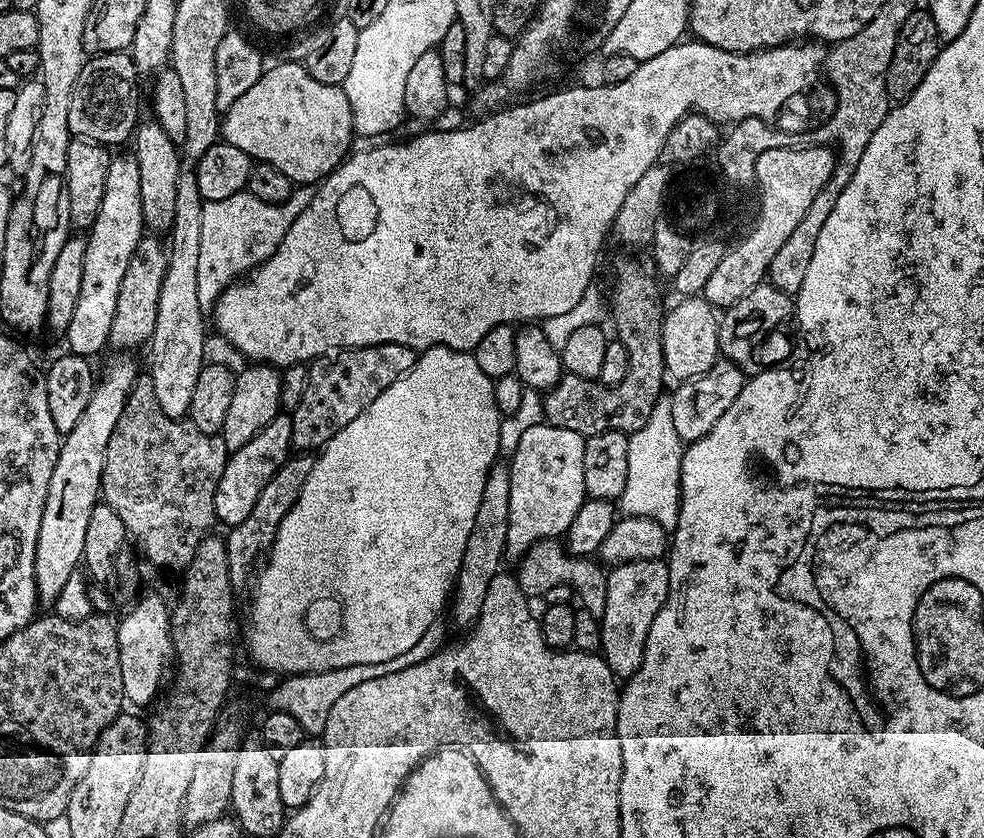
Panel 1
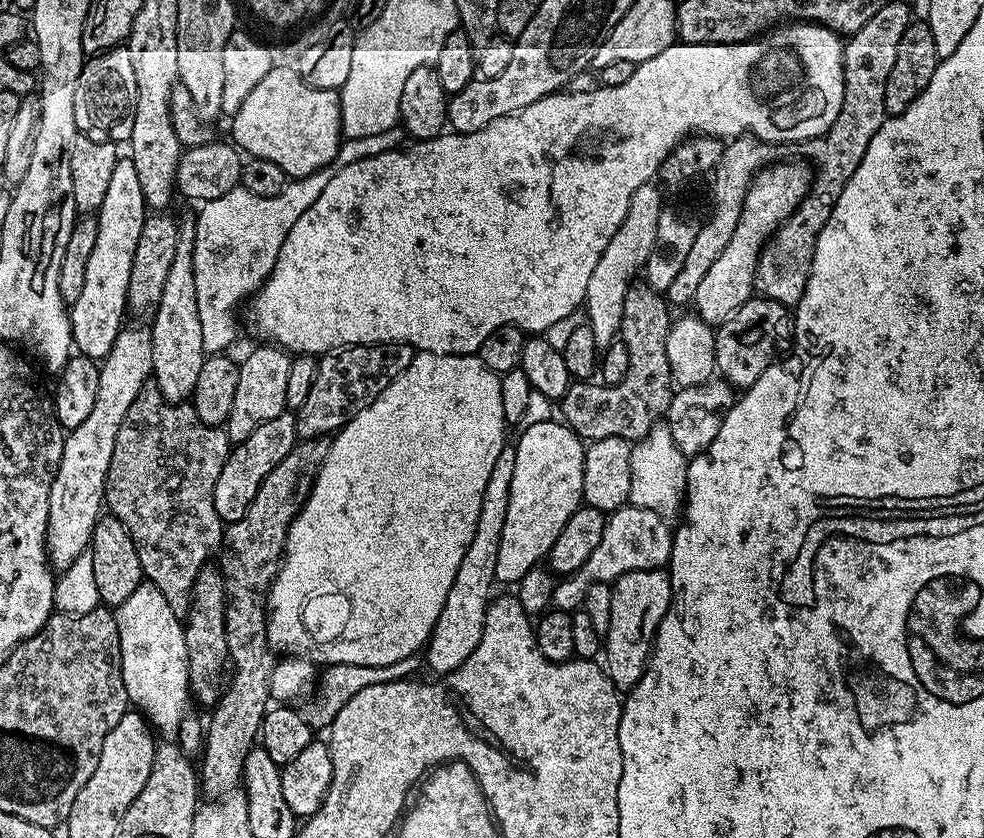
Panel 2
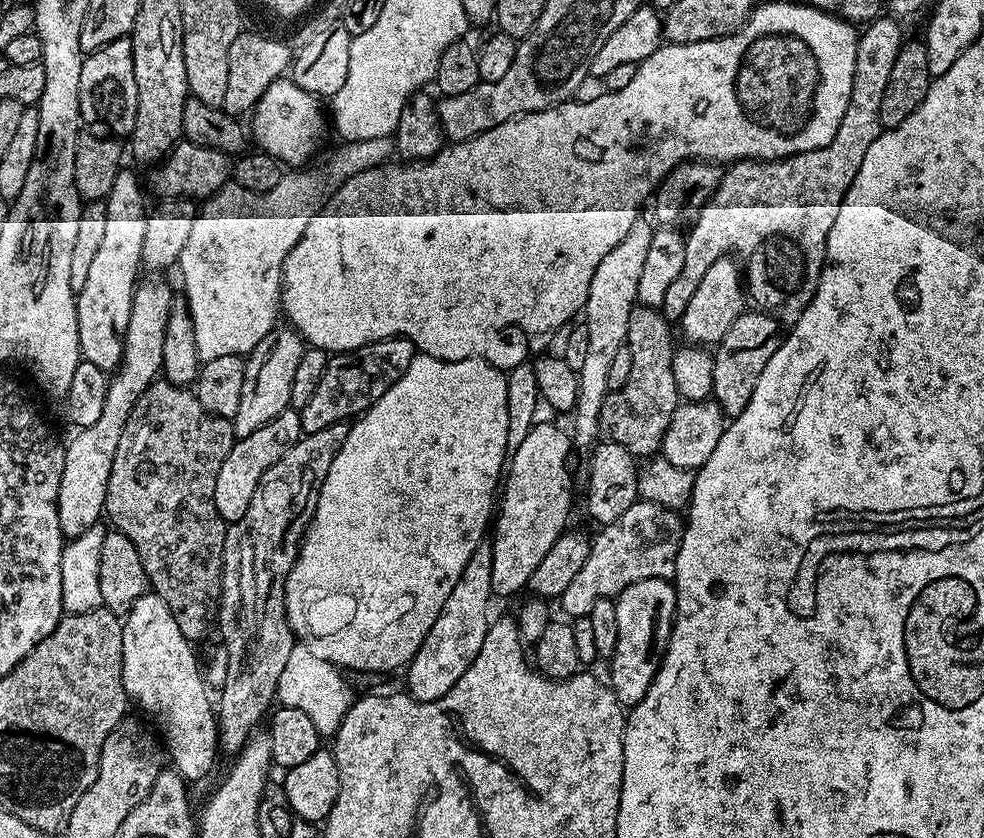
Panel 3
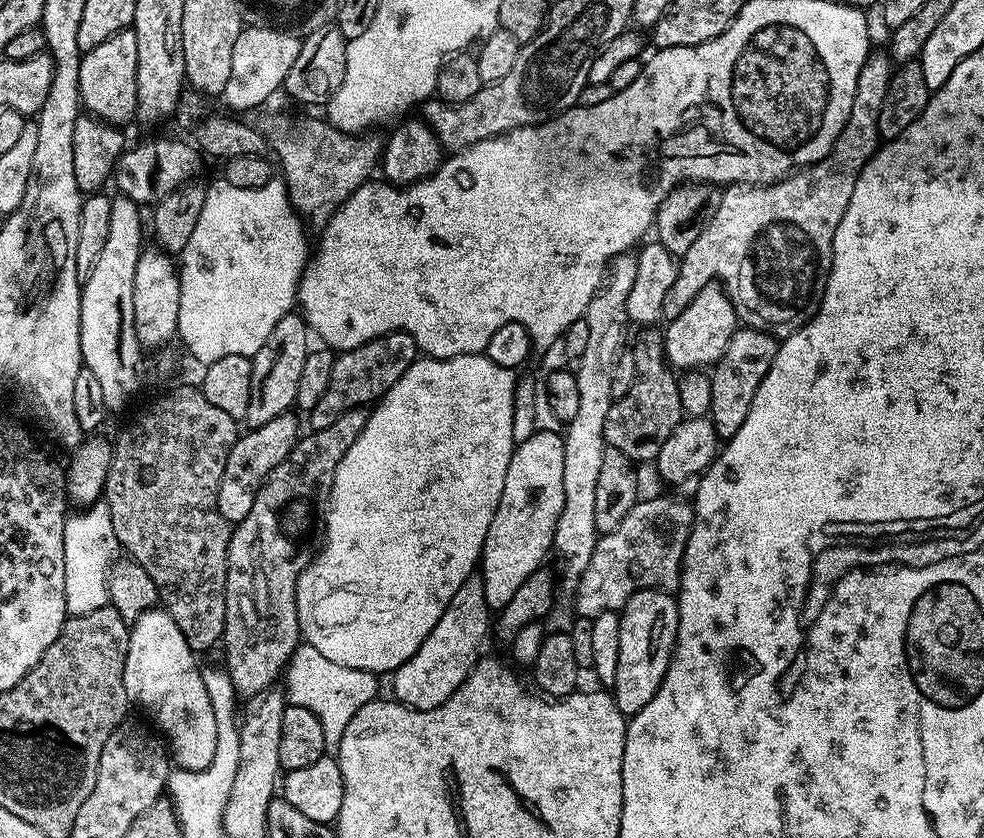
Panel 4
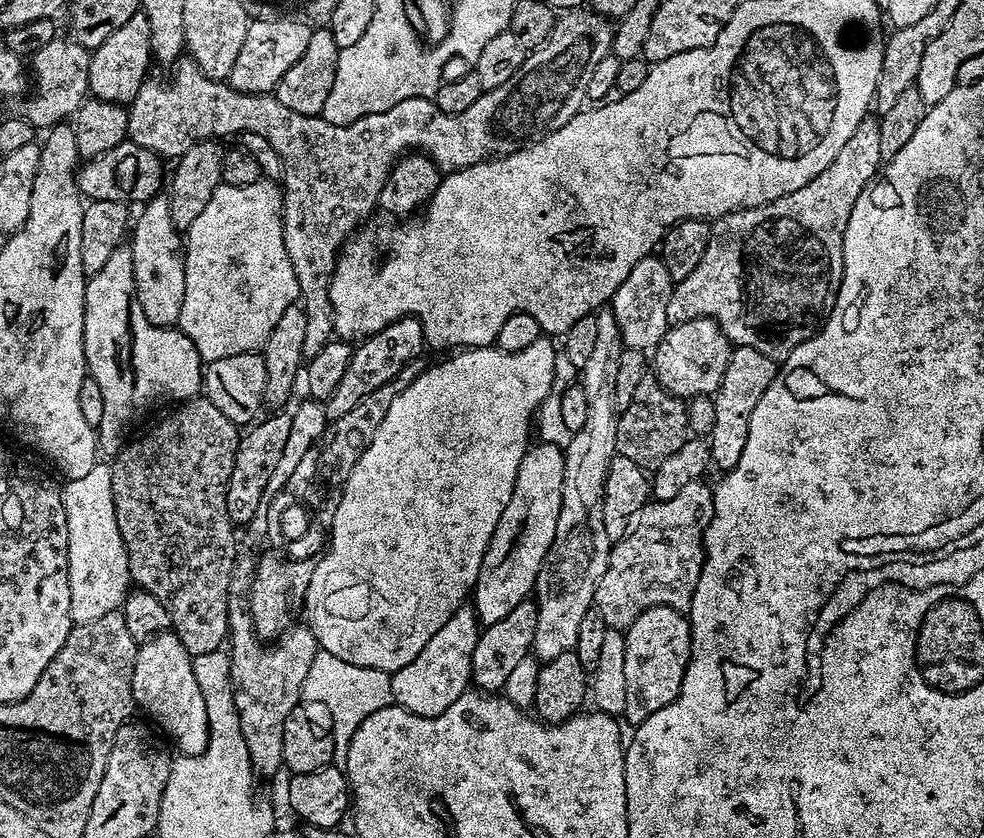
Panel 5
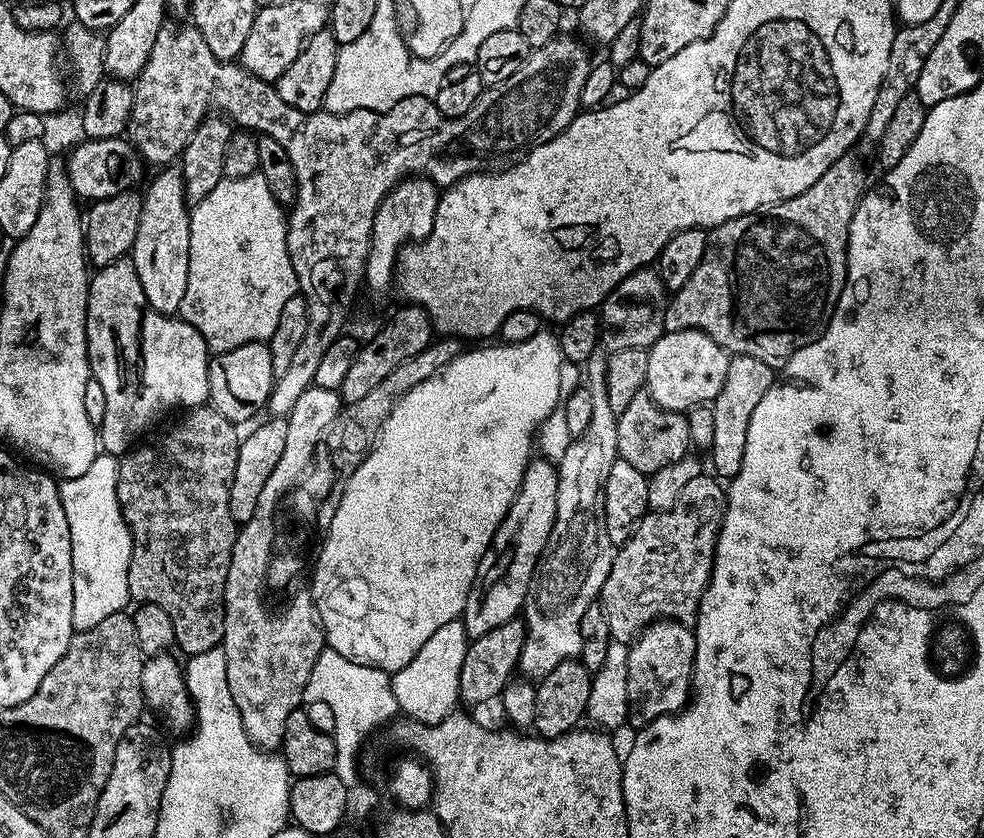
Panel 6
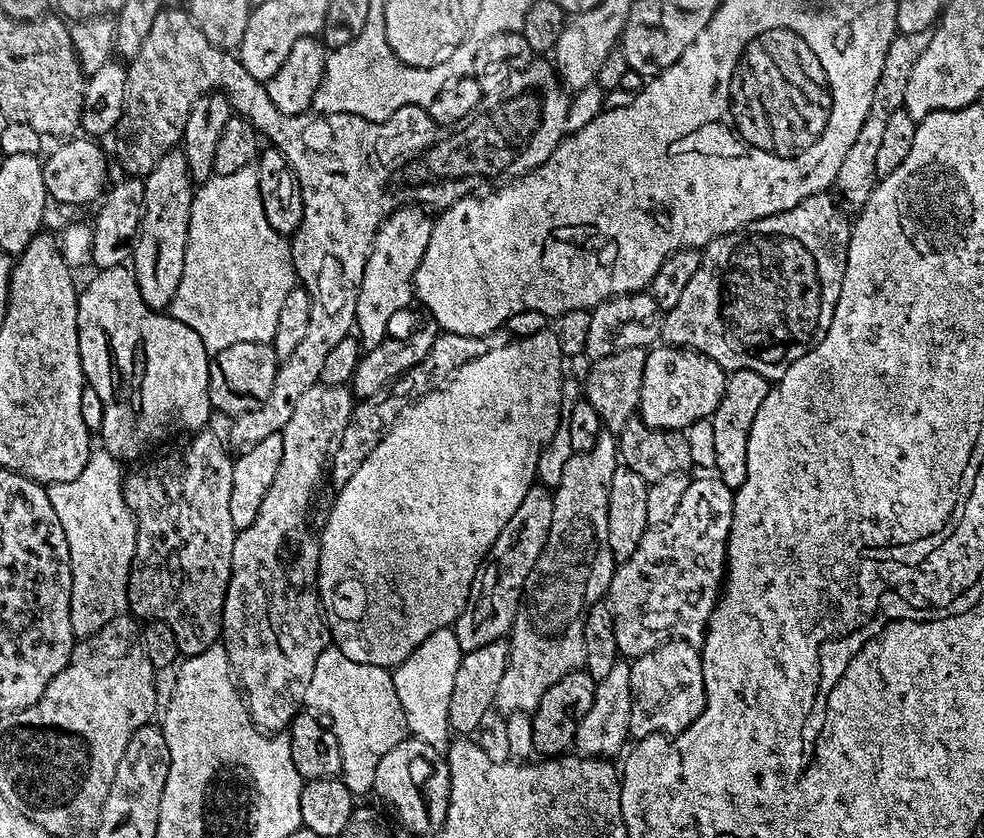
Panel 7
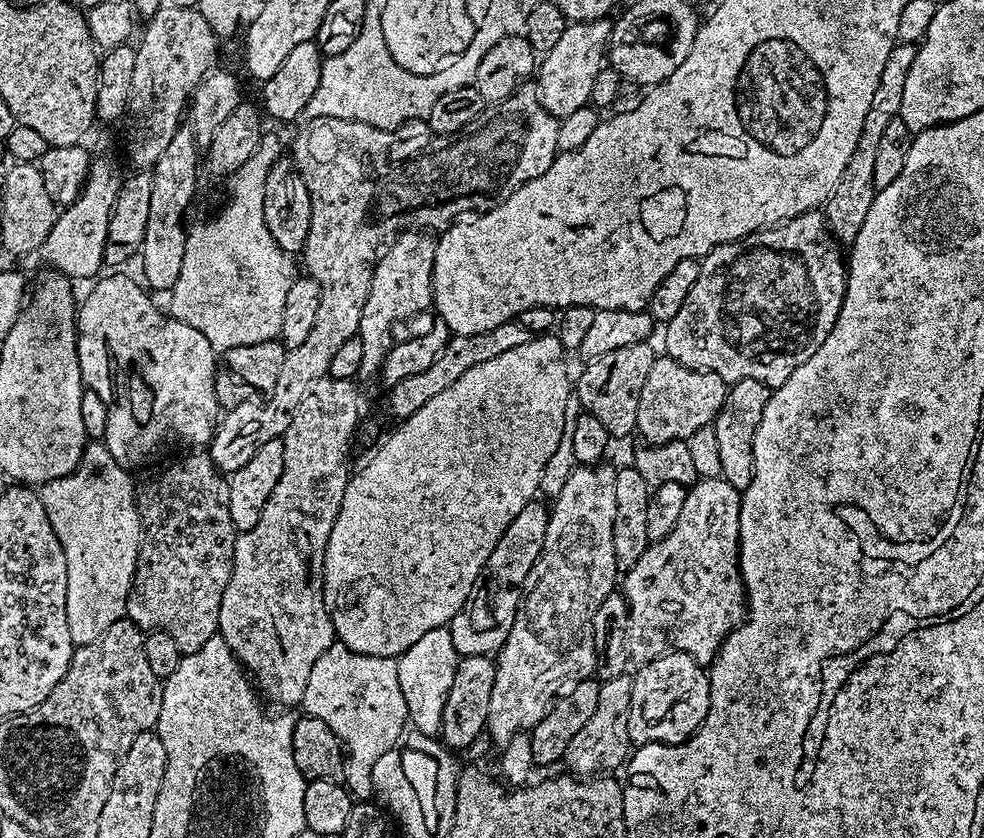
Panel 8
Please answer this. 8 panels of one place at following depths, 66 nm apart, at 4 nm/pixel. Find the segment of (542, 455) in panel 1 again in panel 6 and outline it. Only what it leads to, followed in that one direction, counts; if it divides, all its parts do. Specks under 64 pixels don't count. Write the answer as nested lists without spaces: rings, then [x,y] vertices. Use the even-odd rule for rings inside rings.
[[[545,458],[528,461],[520,492],[514,498],[506,518],[498,526],[478,566],[474,586],[466,598],[462,621],[469,637],[490,634],[494,626],[502,626],[502,622],[510,622],[521,615],[530,578],[554,526],[558,510],[559,481],[560,474],[555,463]]]

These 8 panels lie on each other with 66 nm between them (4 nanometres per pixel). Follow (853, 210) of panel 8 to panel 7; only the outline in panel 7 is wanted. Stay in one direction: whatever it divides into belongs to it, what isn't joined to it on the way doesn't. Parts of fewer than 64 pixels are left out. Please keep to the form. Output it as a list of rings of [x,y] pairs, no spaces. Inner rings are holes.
[[[935,22],[919,31],[897,31],[890,42],[890,54],[886,54],[886,67],[882,69],[882,78],[878,78],[878,90],[874,94],[870,114],[866,114],[866,122],[862,122],[862,130],[858,130],[858,138],[854,138],[854,146],[846,157],[847,167],[852,167],[858,175],[868,176],[879,169],[882,134],[886,134],[886,126],[894,110],[909,99],[914,70],[918,70],[918,62],[922,62],[926,50],[930,50],[930,42],[934,42],[939,29],[939,23]]]

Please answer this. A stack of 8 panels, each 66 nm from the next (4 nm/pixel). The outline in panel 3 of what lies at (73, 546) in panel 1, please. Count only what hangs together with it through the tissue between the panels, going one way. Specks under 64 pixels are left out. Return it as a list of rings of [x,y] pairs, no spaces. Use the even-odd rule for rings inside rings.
[[[144,278],[136,285],[132,294],[130,306],[130,322],[124,335],[124,353],[120,364],[111,373],[106,390],[106,402],[102,405],[102,415],[94,426],[86,426],[75,433],[72,441],[67,441],[64,450],[64,465],[62,466],[62,482],[58,486],[58,522],[65,537],[71,538],[82,534],[90,528],[97,527],[104,516],[104,499],[106,486],[110,478],[110,466],[114,462],[114,450],[118,446],[118,438],[122,438],[122,426],[126,426],[126,418],[130,418],[130,410],[142,398],[144,391],[157,380],[162,372],[162,342],[166,338],[166,322],[170,318],[174,293],[168,284],[163,284],[160,278]]]

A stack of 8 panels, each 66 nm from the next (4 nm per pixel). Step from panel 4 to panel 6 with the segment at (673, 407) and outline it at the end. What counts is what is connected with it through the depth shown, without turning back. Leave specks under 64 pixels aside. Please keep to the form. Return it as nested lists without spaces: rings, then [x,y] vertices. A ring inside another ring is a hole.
[[[641,390],[634,394],[630,406],[626,406],[626,410],[622,410],[616,417],[616,450],[619,459],[630,462],[634,470],[645,474],[657,472],[662,470],[662,466],[670,466],[689,455],[691,448],[687,415],[659,408],[647,391]]]

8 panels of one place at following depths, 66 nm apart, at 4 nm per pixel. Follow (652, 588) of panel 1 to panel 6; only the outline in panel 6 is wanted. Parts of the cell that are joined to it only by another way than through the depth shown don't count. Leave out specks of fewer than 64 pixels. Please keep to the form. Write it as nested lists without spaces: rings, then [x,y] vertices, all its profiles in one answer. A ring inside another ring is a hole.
[[[661,618],[648,625],[635,640],[629,650],[629,706],[630,720],[636,726],[649,724],[663,716],[680,711],[688,703],[692,694],[692,667],[696,657],[696,634],[687,624],[679,624],[671,618]]]

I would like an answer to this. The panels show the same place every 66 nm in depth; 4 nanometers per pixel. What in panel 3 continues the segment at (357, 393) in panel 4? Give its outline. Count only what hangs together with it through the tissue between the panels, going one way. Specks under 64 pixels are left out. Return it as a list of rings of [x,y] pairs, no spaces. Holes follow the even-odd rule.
[[[403,336],[379,340],[356,348],[353,352],[329,355],[326,370],[322,370],[322,378],[310,402],[298,409],[301,433],[326,430],[326,426],[342,424],[359,417],[367,408],[374,406],[374,402],[378,402],[378,398],[382,398],[382,394],[386,394],[386,390],[390,390],[398,378],[402,378],[406,366],[410,366],[417,355],[416,346]]]

